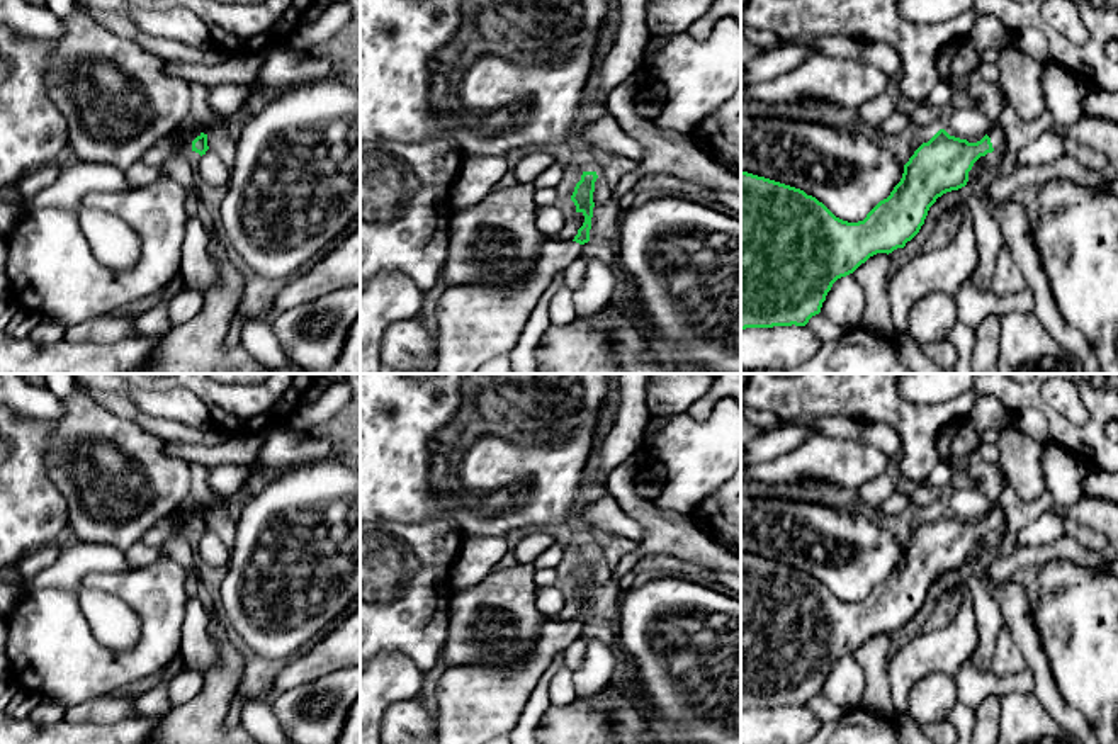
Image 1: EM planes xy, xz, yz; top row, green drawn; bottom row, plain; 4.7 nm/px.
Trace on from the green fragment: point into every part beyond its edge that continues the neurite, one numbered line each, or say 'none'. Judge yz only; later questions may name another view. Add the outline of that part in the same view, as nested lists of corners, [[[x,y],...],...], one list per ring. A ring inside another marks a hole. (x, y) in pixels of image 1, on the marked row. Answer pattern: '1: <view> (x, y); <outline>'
1: yz (996, 133); [[[999,124],[991,126],[987,136],[991,138],[994,151],[1006,146],[1006,132]]]

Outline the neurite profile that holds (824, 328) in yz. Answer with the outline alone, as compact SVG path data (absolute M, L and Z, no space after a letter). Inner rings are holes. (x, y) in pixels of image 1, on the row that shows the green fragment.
M822 313L812 316L807 326L817 335L821 341L838 340L844 333L838 324L834 324Z

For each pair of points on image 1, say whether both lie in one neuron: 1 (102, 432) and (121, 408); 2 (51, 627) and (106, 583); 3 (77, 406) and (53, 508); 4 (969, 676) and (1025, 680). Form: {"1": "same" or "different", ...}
{"1": "different", "2": "same", "3": "different", "4": "same"}

